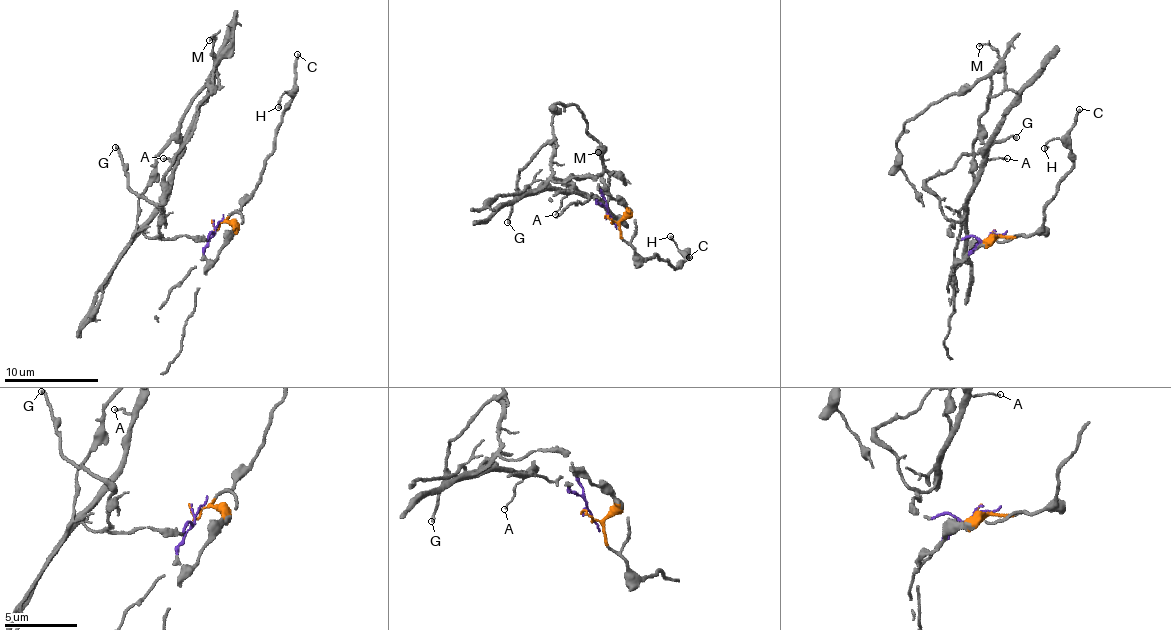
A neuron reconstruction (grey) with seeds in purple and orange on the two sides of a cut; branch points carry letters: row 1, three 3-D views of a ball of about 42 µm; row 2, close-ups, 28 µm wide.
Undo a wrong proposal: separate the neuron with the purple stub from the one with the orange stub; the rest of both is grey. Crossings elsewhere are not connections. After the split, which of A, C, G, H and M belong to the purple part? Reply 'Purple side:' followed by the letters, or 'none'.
Purple side: A, G, M

